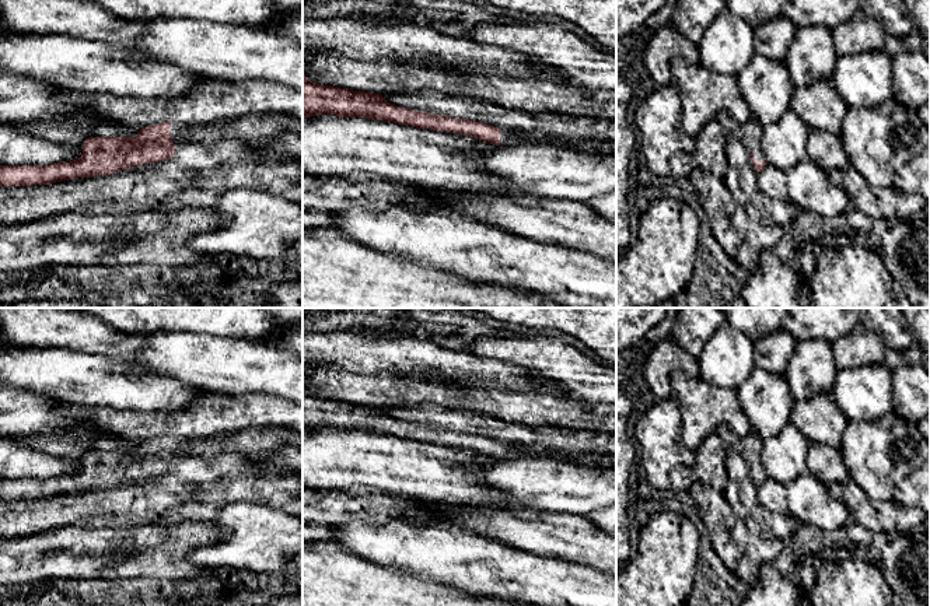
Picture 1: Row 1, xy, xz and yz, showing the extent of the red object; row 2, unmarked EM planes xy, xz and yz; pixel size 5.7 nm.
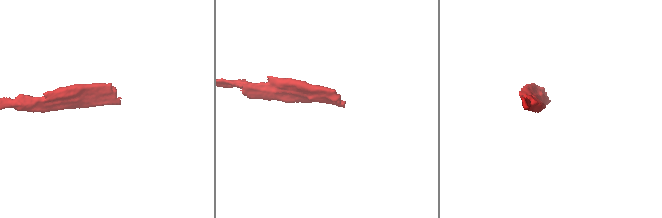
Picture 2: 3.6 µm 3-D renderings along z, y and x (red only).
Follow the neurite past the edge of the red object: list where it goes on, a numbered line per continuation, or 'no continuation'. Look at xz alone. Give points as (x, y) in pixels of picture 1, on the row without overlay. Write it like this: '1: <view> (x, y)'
1: xz (506, 451)

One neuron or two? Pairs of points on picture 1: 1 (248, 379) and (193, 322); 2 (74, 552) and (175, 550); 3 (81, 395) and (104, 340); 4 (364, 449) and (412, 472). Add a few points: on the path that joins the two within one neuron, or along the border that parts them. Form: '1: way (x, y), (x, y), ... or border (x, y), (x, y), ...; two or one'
1: border (170, 332), (206, 332), (236, 339); two
2: way (100, 564), (135, 566), (142, 561), (150, 561); one
3: border (66, 347), (130, 361); two
4: way (376, 461), (384, 465), (401, 466); one

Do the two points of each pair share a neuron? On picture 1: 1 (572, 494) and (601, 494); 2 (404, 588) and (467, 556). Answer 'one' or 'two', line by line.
1: one
2: two

